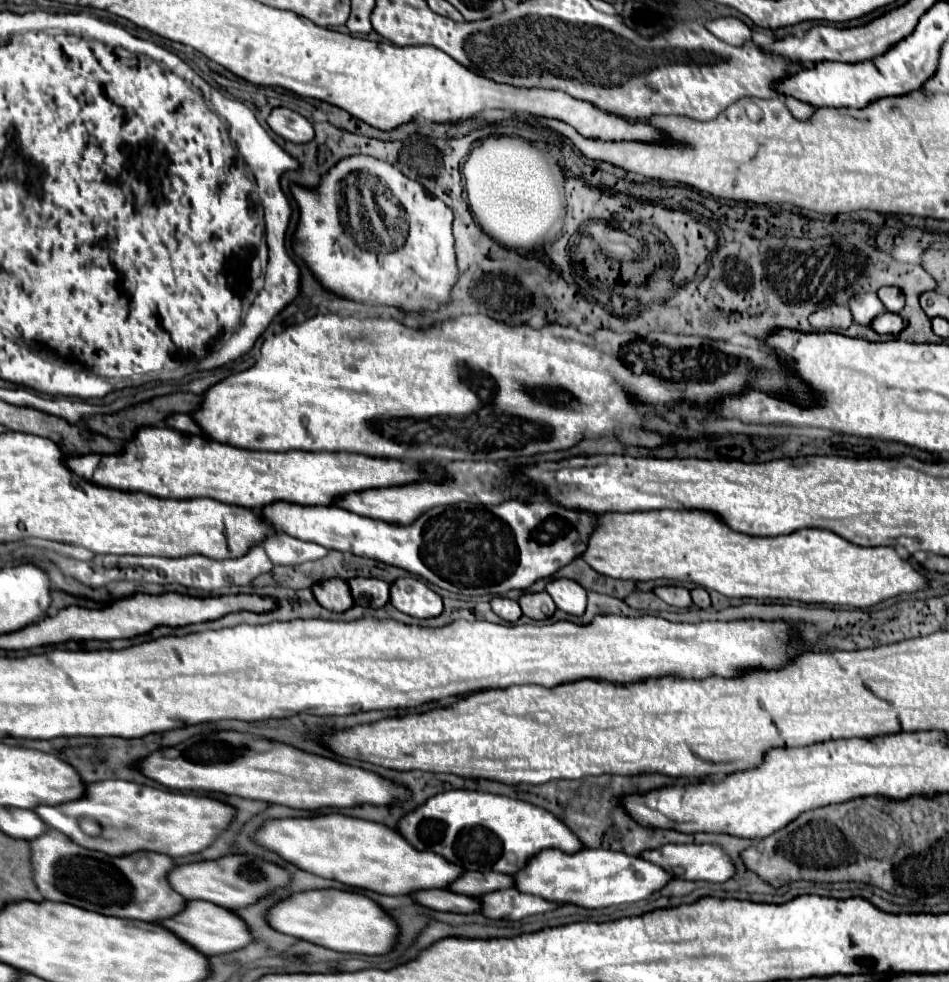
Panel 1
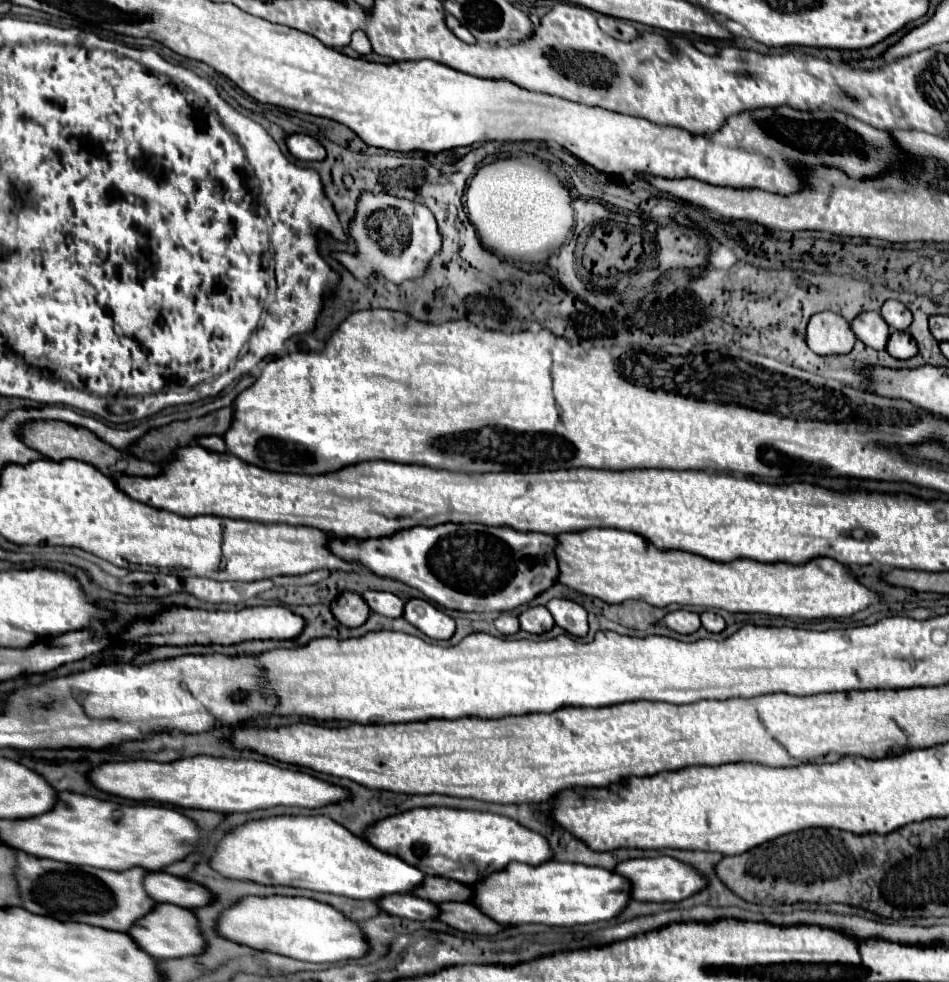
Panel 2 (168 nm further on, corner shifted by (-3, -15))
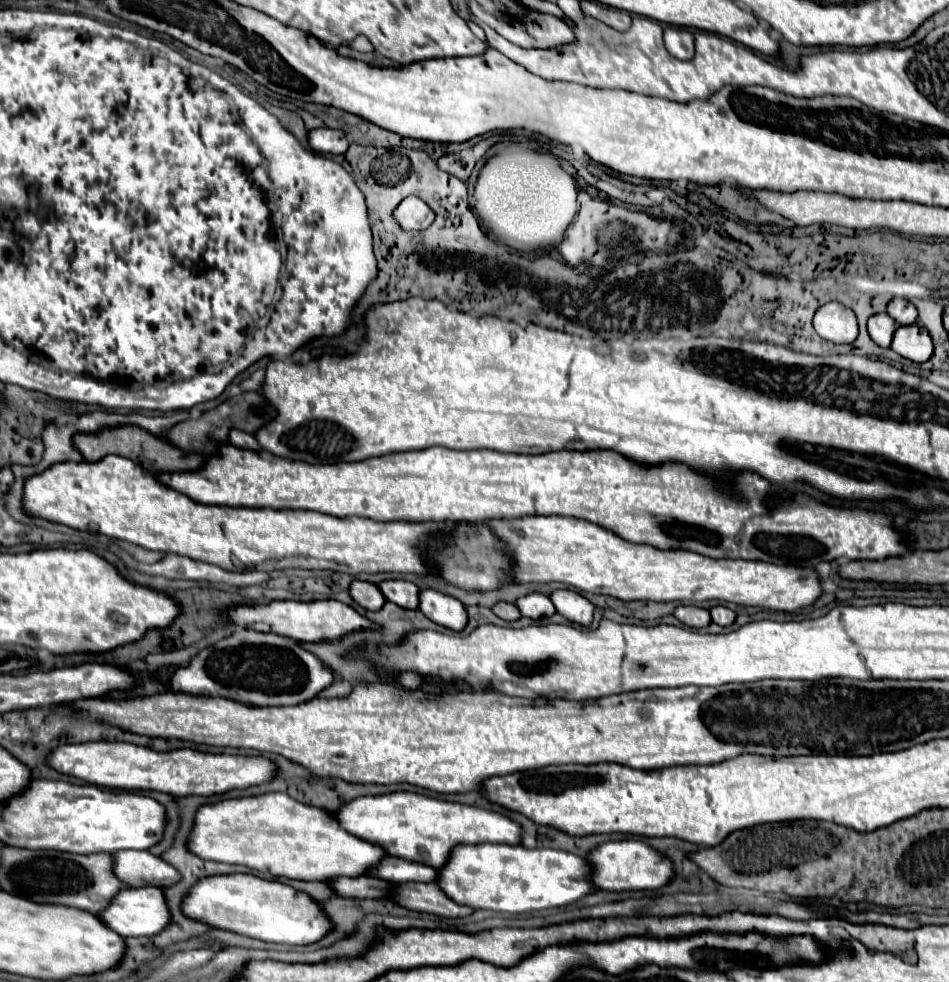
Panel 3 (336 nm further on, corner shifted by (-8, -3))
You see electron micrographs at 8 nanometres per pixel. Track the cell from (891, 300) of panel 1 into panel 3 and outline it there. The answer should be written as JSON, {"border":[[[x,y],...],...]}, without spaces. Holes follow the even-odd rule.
{"border":[[[895,298],[895,300],[891,300],[891,302],[887,304],[887,314],[889,314],[899,326],[909,326],[909,324],[913,324],[915,318],[917,318],[917,308],[915,308],[911,302],[903,300],[903,298]]]}

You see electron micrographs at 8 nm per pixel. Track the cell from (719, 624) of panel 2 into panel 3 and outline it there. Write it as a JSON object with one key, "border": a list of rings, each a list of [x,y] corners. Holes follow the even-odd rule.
{"border":[[[715,606],[715,608],[711,608],[711,618],[713,618],[713,622],[719,624],[719,626],[731,626],[733,620],[735,620],[735,616],[737,616],[737,614],[735,614],[733,610],[725,608],[725,606]]]}

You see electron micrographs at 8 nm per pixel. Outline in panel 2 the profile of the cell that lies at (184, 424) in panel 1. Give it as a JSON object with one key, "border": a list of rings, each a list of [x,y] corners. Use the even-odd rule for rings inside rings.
{"border":[[[204,436],[204,438],[198,440],[198,444],[202,444],[208,450],[214,450],[214,452],[224,452],[226,450],[226,442],[224,442],[222,436]]]}

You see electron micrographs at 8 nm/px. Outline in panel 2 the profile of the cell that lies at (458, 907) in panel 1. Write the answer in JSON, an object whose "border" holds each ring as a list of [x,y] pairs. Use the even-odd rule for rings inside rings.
{"border":[[[386,896],[386,900],[376,900],[378,908],[390,916],[400,916],[408,920],[436,920],[438,906],[416,896]]]}

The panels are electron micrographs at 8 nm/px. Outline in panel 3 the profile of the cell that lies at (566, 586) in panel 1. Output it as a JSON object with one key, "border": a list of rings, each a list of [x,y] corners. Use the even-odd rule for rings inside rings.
{"border":[[[561,588],[561,590],[555,590],[551,594],[551,600],[553,600],[557,612],[561,616],[565,616],[569,622],[575,622],[581,626],[591,624],[595,606],[585,596],[581,596],[579,592],[569,590],[569,588]]]}

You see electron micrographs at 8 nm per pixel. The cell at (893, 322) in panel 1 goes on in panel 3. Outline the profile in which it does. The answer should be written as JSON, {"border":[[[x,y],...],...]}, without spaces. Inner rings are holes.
{"border":[[[911,324],[911,326],[899,326],[895,330],[891,350],[895,350],[897,354],[901,354],[907,360],[925,362],[931,358],[933,344],[931,344],[931,336],[925,328]]]}

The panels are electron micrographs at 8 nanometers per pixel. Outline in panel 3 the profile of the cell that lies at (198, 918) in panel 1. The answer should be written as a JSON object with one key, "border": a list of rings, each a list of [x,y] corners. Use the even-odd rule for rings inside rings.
{"border":[[[151,886],[127,888],[127,892],[119,892],[119,896],[115,898],[115,904],[111,904],[111,908],[107,908],[107,912],[99,916],[99,920],[123,938],[137,938],[137,936],[151,938],[161,934],[171,924],[171,910],[167,906],[167,900],[161,888],[151,888]]]}

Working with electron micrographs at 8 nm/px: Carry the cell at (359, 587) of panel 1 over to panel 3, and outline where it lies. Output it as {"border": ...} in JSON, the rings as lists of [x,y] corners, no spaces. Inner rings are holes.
{"border":[[[385,580],[379,584],[379,590],[383,592],[383,596],[401,606],[401,608],[409,608],[415,610],[419,604],[419,588],[413,582],[403,582],[403,580]]]}

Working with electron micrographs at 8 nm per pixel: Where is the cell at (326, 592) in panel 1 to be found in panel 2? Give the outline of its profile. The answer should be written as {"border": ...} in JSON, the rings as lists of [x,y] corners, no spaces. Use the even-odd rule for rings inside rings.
{"border":[[[342,592],[332,604],[332,614],[348,628],[362,626],[370,616],[370,606],[362,600],[360,592]]]}

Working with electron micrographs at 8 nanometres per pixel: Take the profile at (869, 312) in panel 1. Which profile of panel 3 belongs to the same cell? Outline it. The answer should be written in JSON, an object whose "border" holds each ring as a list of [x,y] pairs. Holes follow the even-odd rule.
{"border":[[[887,312],[873,314],[867,322],[867,330],[869,330],[871,340],[879,346],[885,346],[885,348],[891,344],[895,328],[897,328],[897,324],[895,324],[895,320],[891,320],[891,316]]]}

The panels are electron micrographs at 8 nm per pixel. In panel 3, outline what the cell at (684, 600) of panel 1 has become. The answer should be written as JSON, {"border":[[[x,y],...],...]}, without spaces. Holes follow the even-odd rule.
{"border":[[[677,606],[673,616],[677,620],[681,620],[683,624],[691,626],[691,628],[703,628],[707,624],[711,624],[711,616],[707,608],[701,606]]]}

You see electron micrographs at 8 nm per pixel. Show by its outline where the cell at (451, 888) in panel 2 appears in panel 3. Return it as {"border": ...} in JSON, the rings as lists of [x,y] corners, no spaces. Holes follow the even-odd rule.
{"border":[[[389,856],[379,866],[379,874],[393,874],[383,880],[393,880],[393,884],[405,884],[405,882],[435,882],[439,880],[439,870],[431,868],[427,864],[409,862],[397,856]]]}

